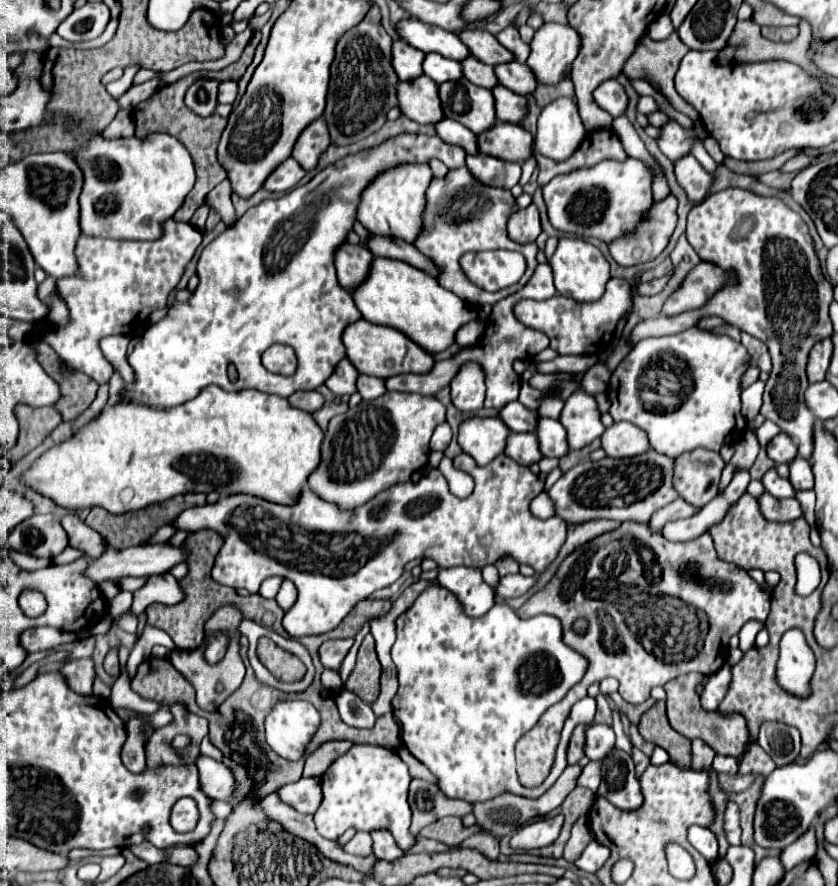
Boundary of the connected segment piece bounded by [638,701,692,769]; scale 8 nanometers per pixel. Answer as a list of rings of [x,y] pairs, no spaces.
[[[658,701],[652,709],[648,709],[640,719],[640,735],[644,741],[650,741],[664,751],[668,751],[670,761],[680,769],[690,769],[692,765],[692,751],[690,751],[690,739],[682,737],[678,731],[674,731],[666,717],[666,703]]]

